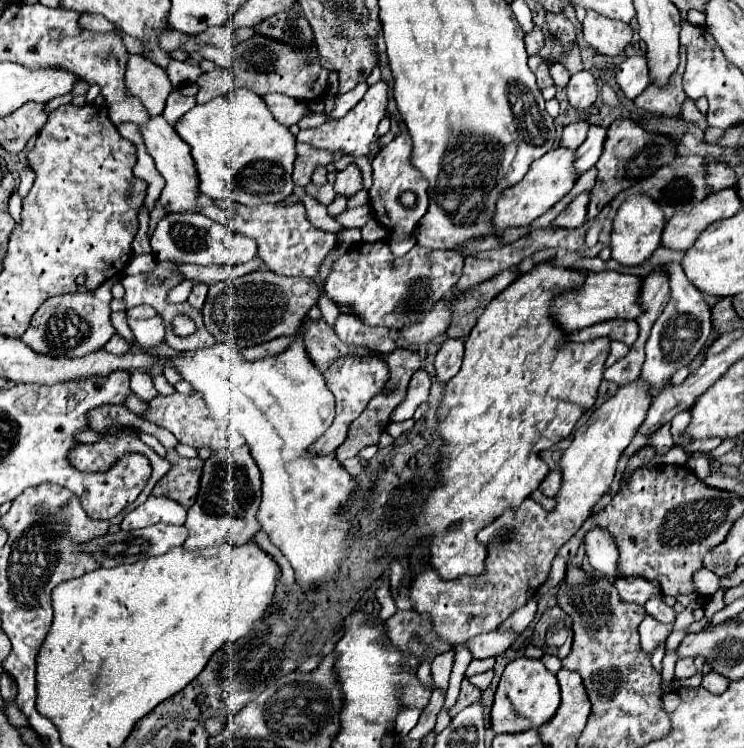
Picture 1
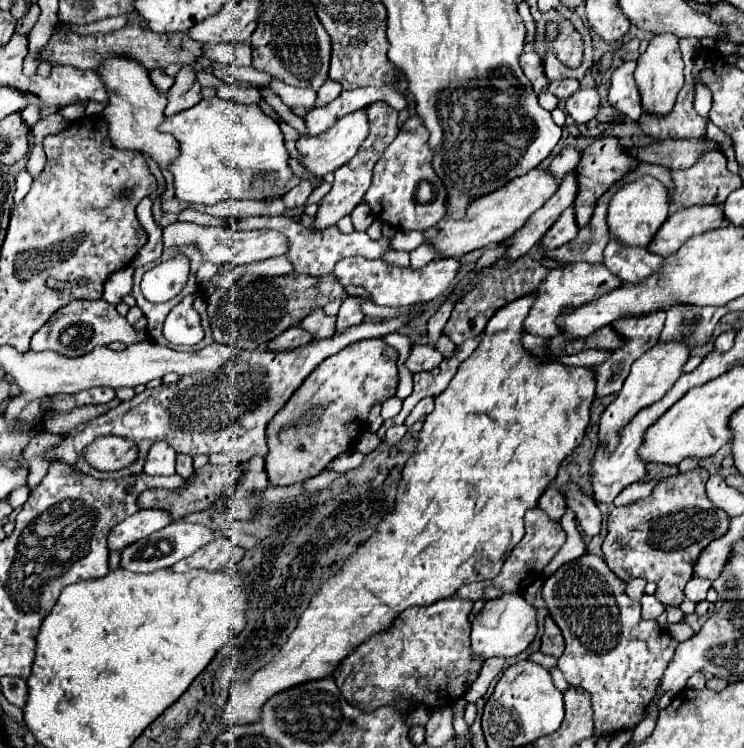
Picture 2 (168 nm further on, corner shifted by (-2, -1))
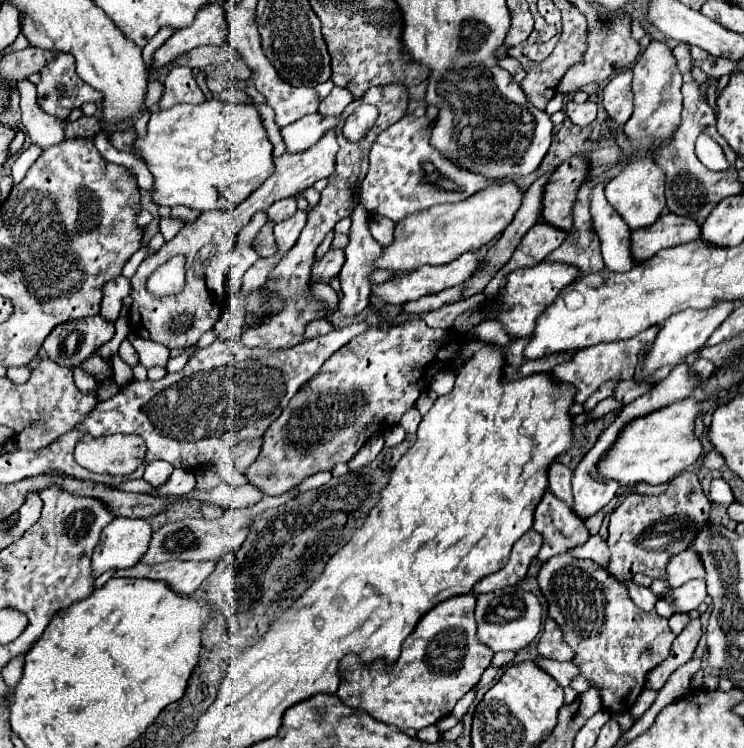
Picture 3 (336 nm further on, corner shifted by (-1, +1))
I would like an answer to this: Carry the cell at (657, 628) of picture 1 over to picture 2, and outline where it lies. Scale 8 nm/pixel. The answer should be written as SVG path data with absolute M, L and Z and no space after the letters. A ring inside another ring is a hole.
M685 622L670 624L668 628L671 628L671 634L678 642L683 642L694 635L693 629Z

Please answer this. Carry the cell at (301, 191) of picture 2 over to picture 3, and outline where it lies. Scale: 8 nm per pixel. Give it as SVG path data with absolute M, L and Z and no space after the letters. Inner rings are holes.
M285 198L285 200L279 200L275 202L269 210L267 210L267 220L277 224L277 222L283 222L287 220L289 216L293 216L293 212L297 210L297 204L295 204L295 198Z

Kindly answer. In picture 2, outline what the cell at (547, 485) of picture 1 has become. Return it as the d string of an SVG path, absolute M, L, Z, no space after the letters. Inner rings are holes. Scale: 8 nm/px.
M550 486L550 488L546 488L544 494L540 496L538 506L542 506L546 512L550 512L550 516L552 516L554 520L560 520L562 514L564 514L564 508L566 508L566 498L562 496L562 492L560 492L558 488Z

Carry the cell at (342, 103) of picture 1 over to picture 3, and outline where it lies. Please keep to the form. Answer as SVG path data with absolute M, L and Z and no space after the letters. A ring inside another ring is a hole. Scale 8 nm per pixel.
M319 112L317 114L309 114L309 116L303 116L301 120L281 128L281 136L283 136L283 142L287 146L287 152L293 154L293 152L303 152L307 150L309 146L313 146L327 130L333 128L333 124L337 124L339 116L333 116L333 118L325 118L321 116Z

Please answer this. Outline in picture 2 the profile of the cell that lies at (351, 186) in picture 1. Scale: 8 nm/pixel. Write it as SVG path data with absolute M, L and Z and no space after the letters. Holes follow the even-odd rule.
M374 102L368 106L368 118L370 118L370 134L360 145L360 150L356 156L342 168L334 172L334 184L332 190L322 198L318 204L318 214L316 214L316 224L314 228L324 230L328 226L334 226L342 216L350 214L364 198L366 190L370 188L374 164L380 159L380 154L391 143L398 134L398 112L390 108L386 102Z

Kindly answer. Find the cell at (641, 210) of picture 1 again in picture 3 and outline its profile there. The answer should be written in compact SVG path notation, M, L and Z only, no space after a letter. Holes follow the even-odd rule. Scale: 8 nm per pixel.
M651 42L633 66L633 94L635 110L623 126L625 136L633 142L635 150L631 162L605 186L609 204L621 214L631 230L651 226L665 210L665 172L655 164L653 152L671 142L673 132L681 124L681 72L677 60L667 44Z

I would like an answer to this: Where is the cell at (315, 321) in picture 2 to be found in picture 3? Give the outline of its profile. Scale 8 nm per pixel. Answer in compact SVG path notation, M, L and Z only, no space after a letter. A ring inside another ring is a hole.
M313 282L313 284L311 284L311 290L313 290L315 296L319 296L319 300L327 302L327 306L329 306L329 314L331 314L333 308L337 306L337 302L339 302L335 290L333 290L327 282Z

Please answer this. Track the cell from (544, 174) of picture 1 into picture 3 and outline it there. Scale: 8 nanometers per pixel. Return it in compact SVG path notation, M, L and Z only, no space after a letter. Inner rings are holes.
M509 182L503 186L489 186L483 192L477 192L477 196L471 196L469 200L457 204L433 206L423 212L411 214L395 224L393 242L383 248L373 266L393 272L411 272L421 266L449 264L463 252L477 250L497 238L511 224L517 208L521 206L521 200L521 190L515 182Z

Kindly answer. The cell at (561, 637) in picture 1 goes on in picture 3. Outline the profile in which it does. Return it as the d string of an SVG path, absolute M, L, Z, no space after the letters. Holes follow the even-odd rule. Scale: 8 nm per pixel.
M547 618L543 624L543 634L537 642L537 650L543 658L551 658L551 660L571 660L573 658L571 646L563 640L561 628L551 618Z

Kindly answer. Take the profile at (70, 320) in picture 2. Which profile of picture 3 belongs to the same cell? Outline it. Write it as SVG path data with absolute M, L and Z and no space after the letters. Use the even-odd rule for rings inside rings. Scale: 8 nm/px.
M97 314L85 320L71 320L59 324L51 332L51 336L45 338L43 348L53 362L75 368L85 362L97 348L107 344L113 334L113 324Z

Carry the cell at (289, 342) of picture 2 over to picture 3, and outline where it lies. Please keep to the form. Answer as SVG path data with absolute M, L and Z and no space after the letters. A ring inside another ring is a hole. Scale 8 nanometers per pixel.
M315 320L309 328L307 328L307 332L305 332L305 338L319 338L319 336L323 336L323 334L327 334L329 330L333 330L335 326L329 322L329 320Z

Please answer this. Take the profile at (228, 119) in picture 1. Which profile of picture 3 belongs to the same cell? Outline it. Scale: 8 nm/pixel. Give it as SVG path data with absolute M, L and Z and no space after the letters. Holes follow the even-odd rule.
M205 100L203 104L177 104L167 110L151 114L147 134L137 136L133 152L143 158L149 172L153 174L151 200L157 206L187 206L197 212L209 210L233 210L251 192L255 192L263 180L273 172L273 146L261 124L261 116L251 104L233 106L221 100Z

